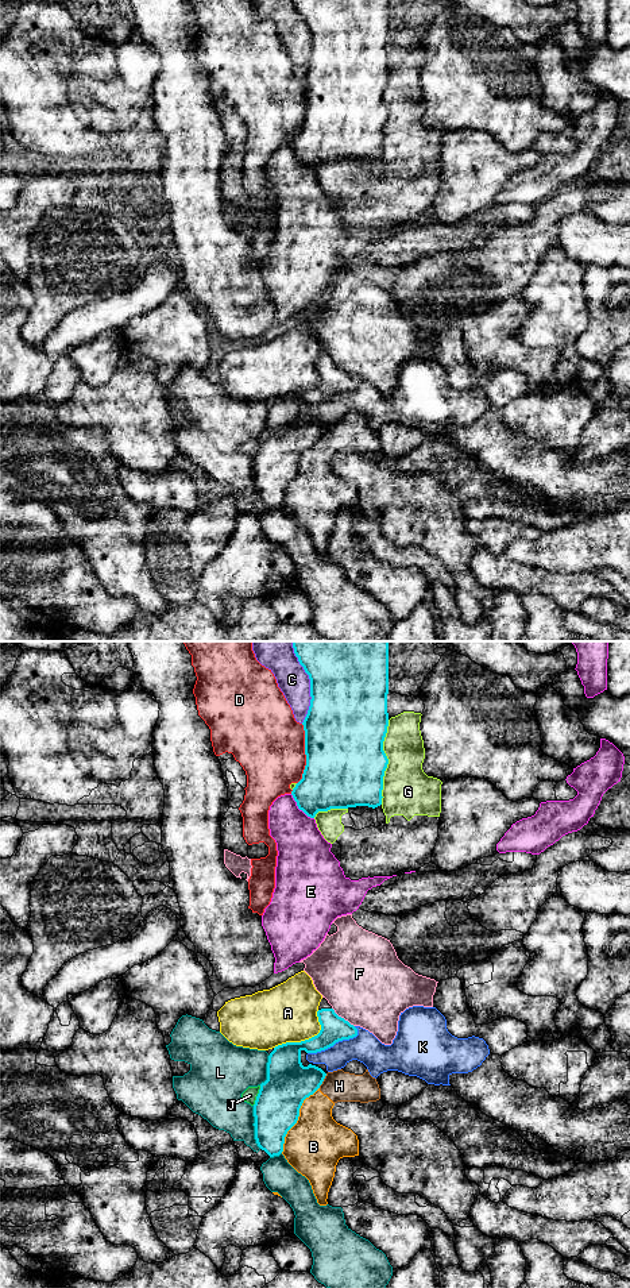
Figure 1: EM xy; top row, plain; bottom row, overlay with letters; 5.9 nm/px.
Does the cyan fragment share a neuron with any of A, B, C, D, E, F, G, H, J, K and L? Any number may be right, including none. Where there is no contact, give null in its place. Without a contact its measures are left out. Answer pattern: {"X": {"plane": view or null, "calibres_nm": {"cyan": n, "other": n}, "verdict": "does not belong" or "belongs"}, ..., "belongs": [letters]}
{"A": {"plane": "xy", "calibres_nm": {"cyan": 240, "other": 360}, "verdict": "does not belong"}, "B": {"plane": "xy", "calibres_nm": {"cyan": 280, "other": 340}, "verdict": "does not belong"}, "C": {"plane": "xy", "calibres_nm": {"cyan": 500, "other": 190}, "verdict": "does not belong"}, "D": {"plane": "xy", "calibres_nm": {"cyan": 480, "other": 420}, "verdict": "does not belong"}, "E": {"plane": "xy", "calibres_nm": {"cyan": 340, "other": 300}, "verdict": "does not belong"}, "F": {"plane": "xy", "calibres_nm": {"cyan": 160, "other": 480}, "verdict": "does not belong"}, "G": {"plane": "xy", "calibres_nm": {"cyan": 480, "other": 300}, "verdict": "does not belong"}, "H": {"plane": "xy", "calibres_nm": {"cyan": 280, "other": 190}, "verdict": "does not belong"}, "J": {"plane": "xy", "calibres_nm": {"cyan": 280, "other": 80}, "verdict": "does not belong"}, "K": {"plane": "xy", "calibres_nm": {"cyan": 160, "other": 180}, "verdict": "does not belong"}, "L": {"plane": "xy", "calibres_nm": {"cyan": 280, "other": 260}, "verdict": "does not belong"}, "belongs": []}

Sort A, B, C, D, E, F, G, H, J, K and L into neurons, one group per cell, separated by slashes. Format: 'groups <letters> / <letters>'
groups A / B H / C / D / E / F / G / J K / L

